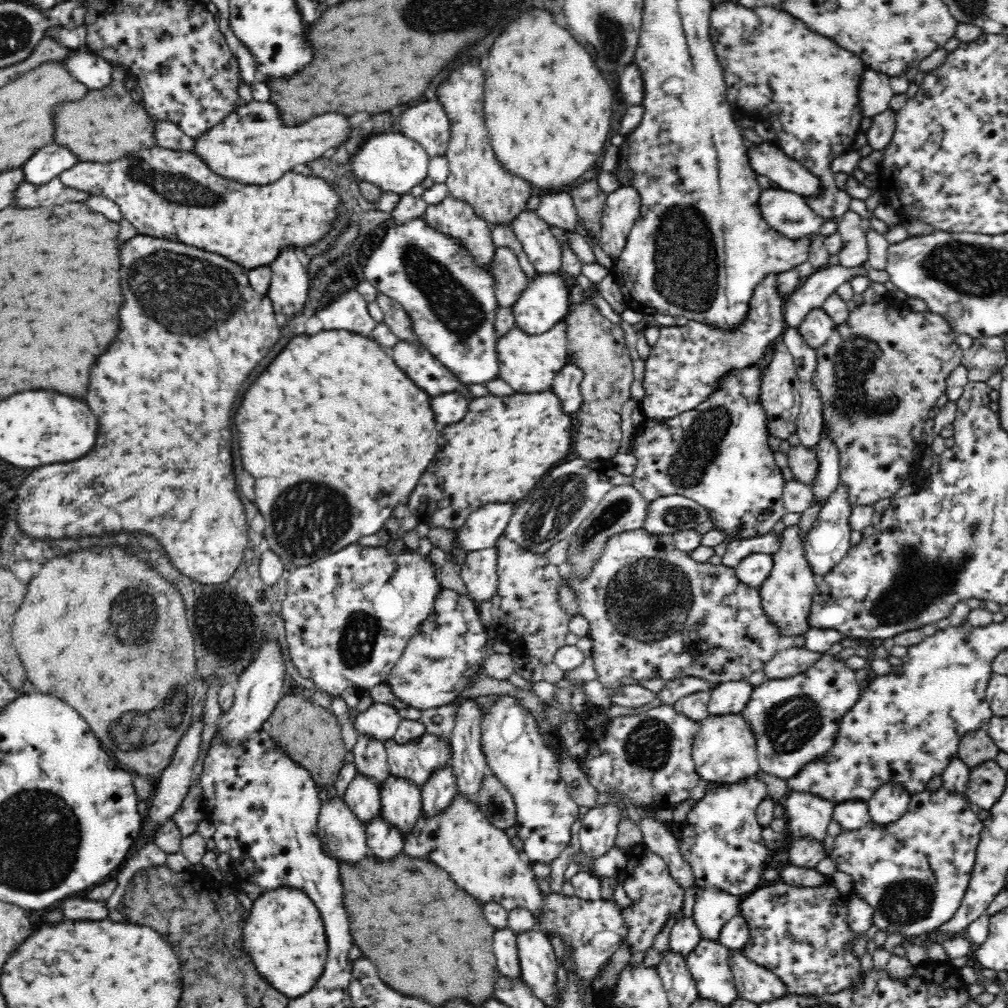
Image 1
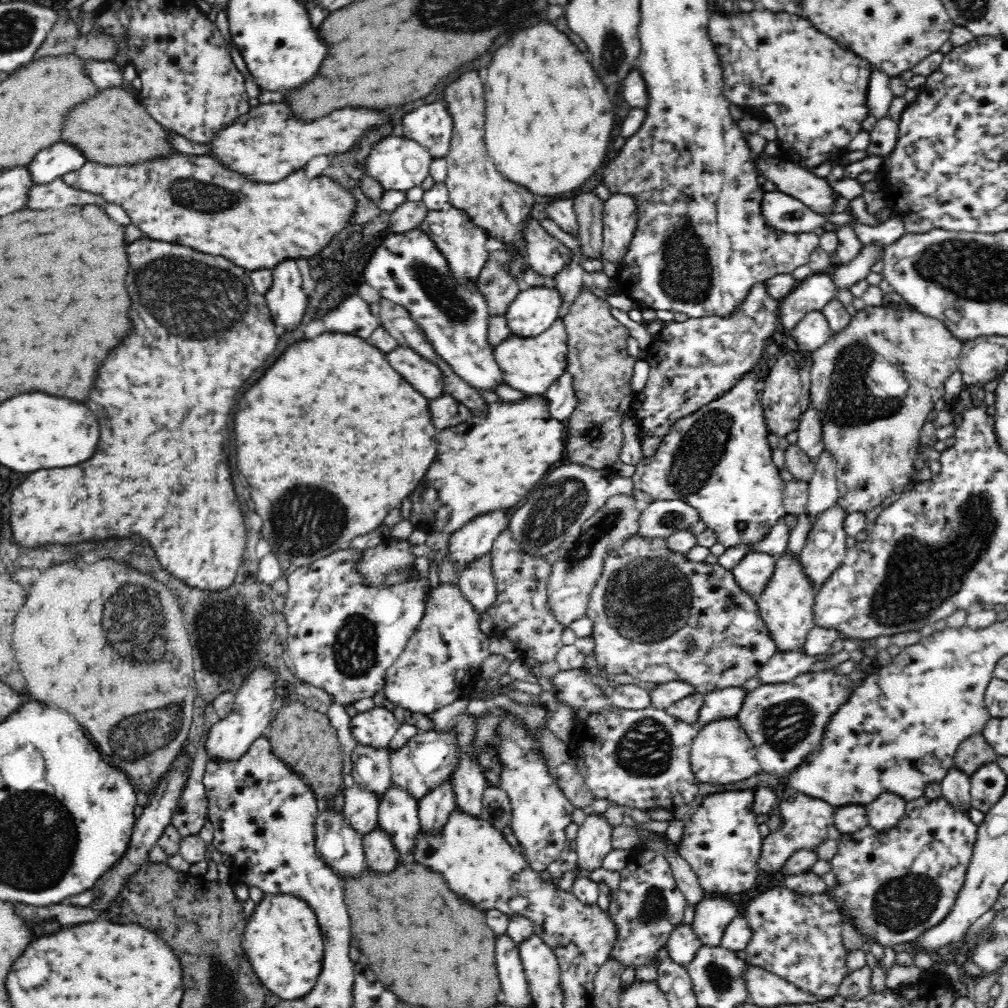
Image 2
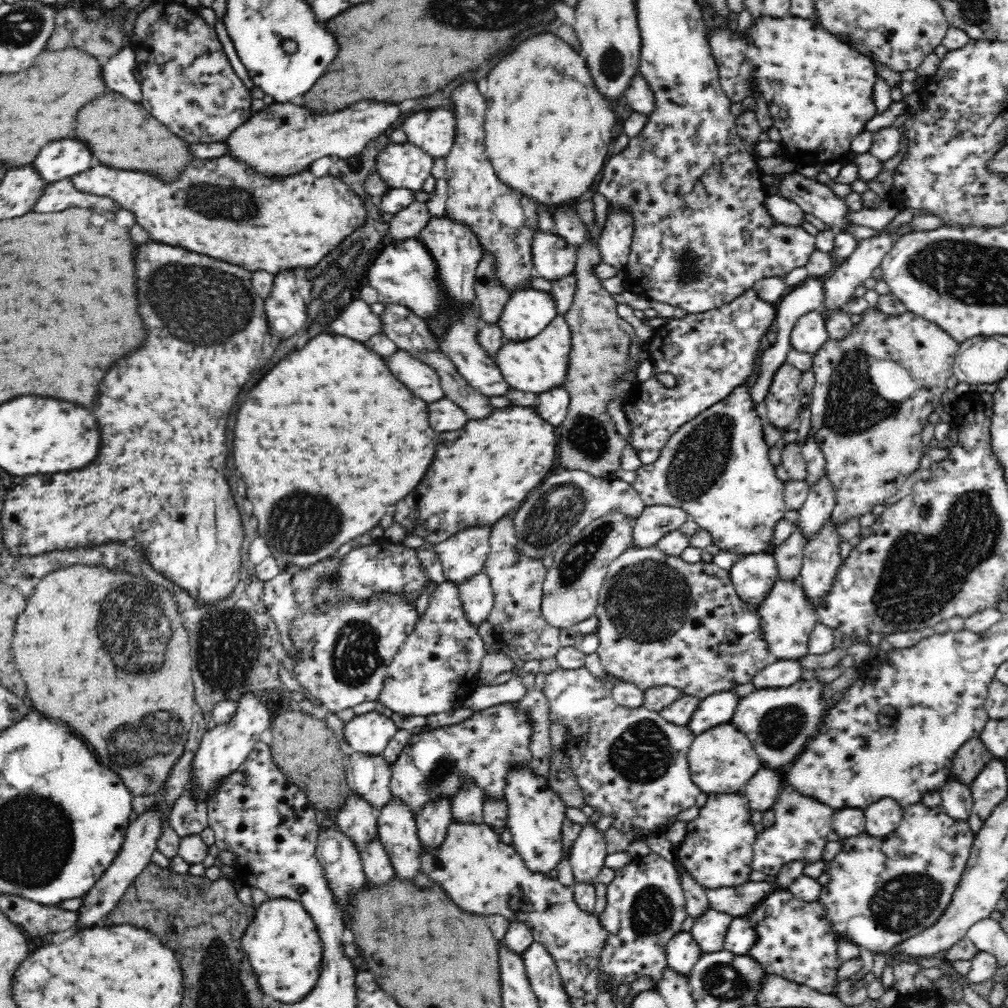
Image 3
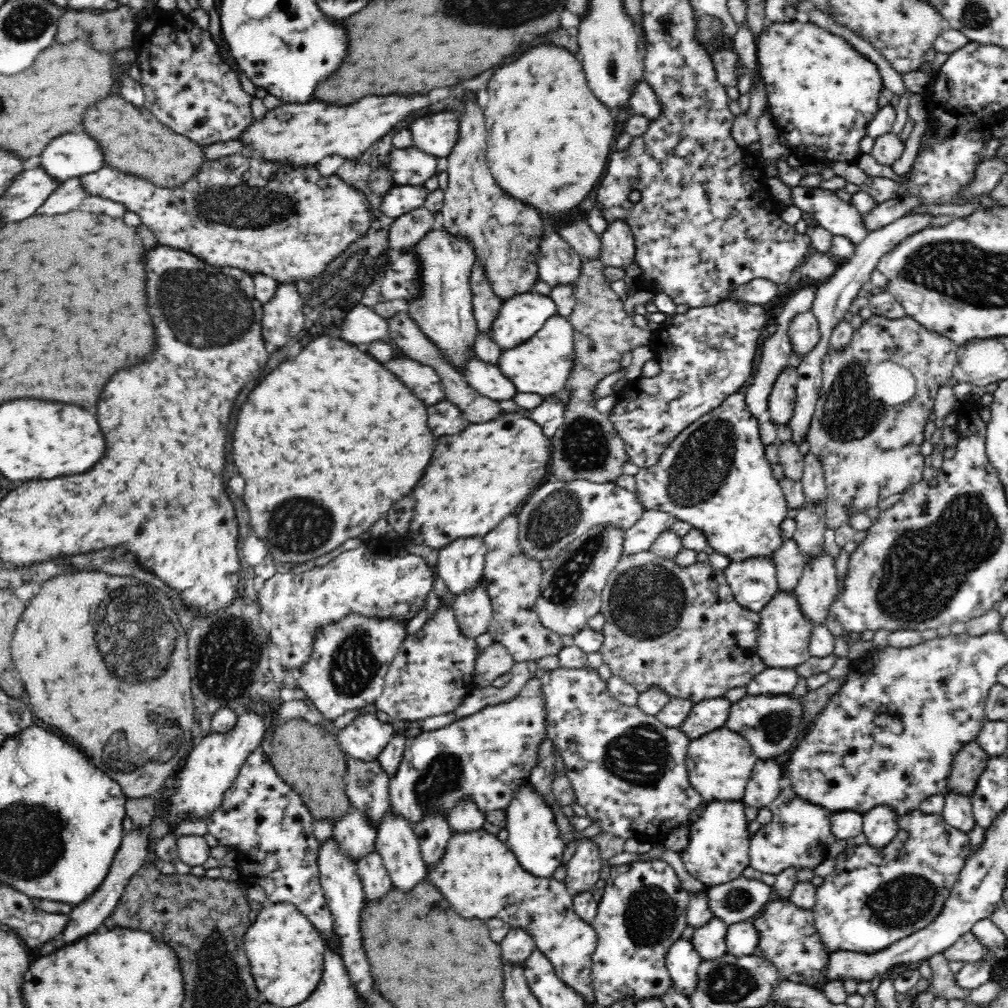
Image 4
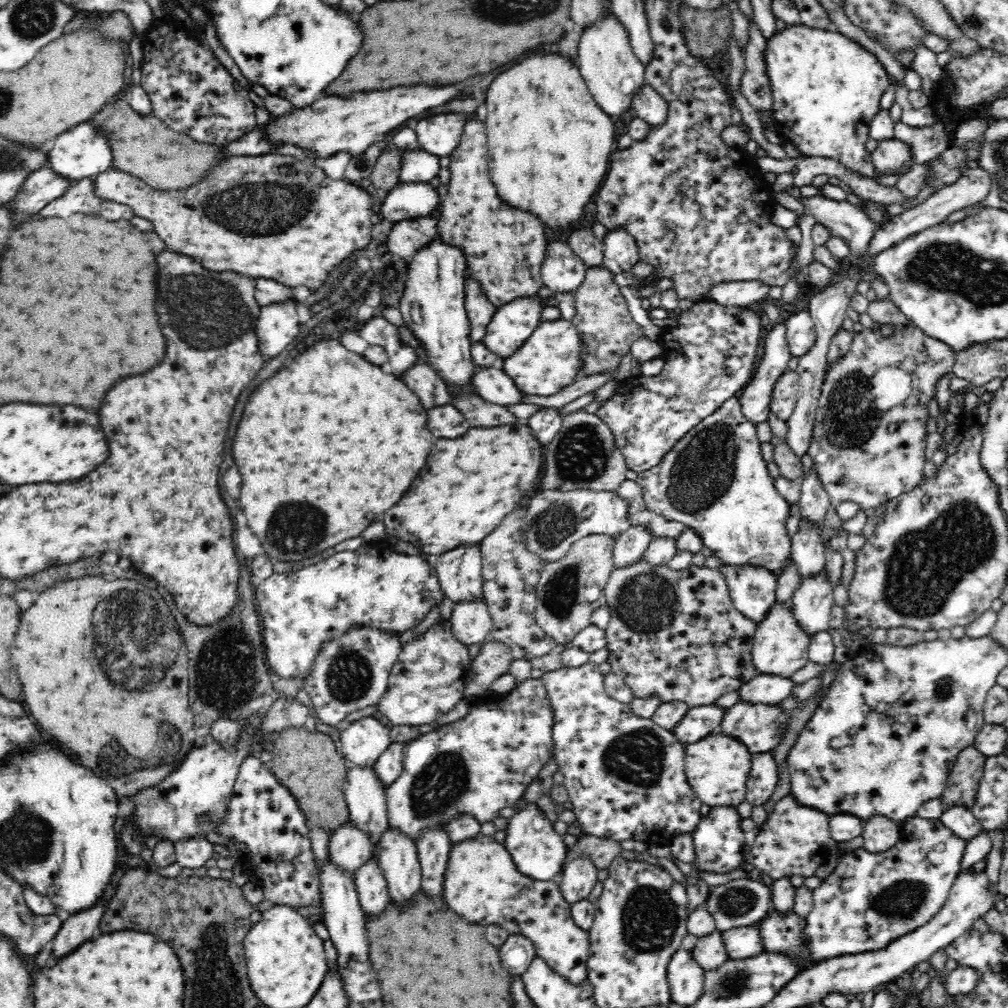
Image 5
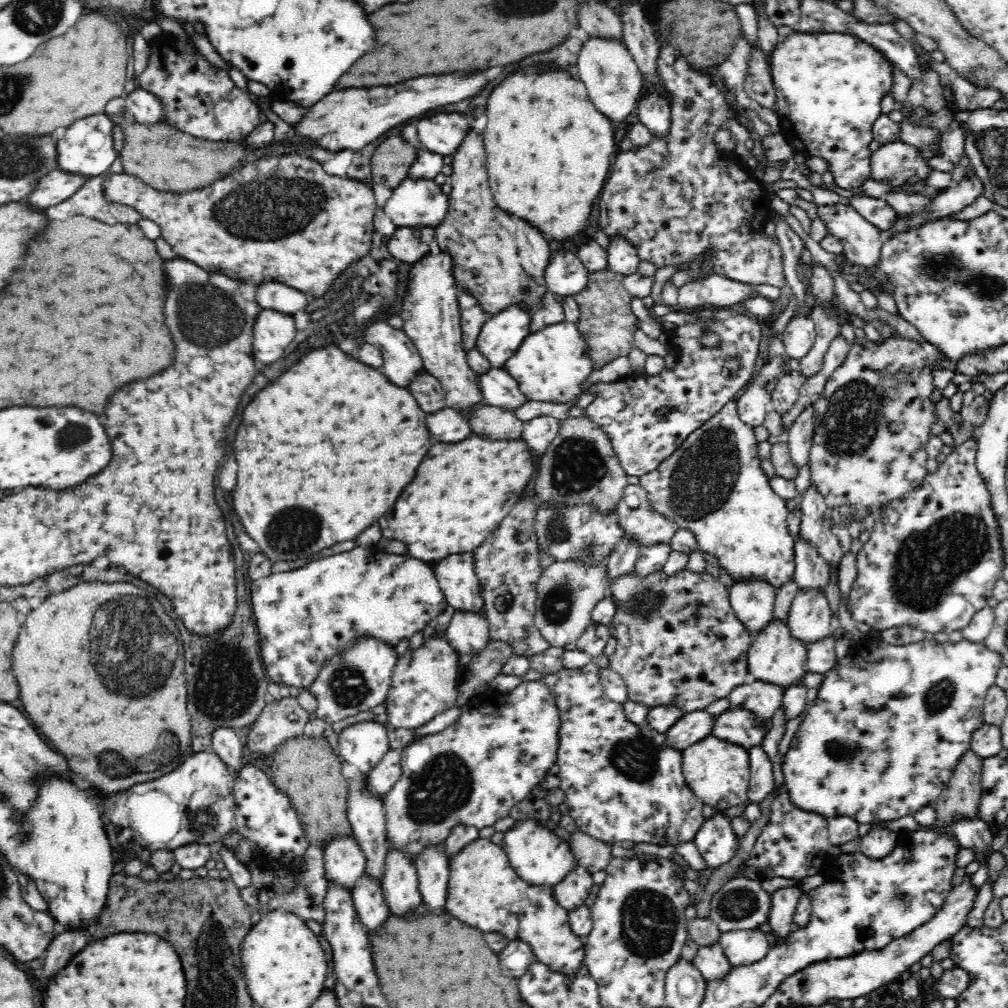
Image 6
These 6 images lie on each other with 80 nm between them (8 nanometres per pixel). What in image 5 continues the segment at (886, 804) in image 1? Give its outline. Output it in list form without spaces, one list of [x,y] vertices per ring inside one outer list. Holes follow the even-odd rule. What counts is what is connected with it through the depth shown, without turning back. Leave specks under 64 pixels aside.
[[[874,815],[863,825],[862,847],[872,854],[886,852],[898,842],[901,829],[897,821]]]

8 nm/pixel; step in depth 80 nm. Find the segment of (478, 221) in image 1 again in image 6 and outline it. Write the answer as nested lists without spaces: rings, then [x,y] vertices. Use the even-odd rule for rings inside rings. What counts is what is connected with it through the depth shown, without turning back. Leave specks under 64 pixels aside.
[[[446,252],[437,256],[430,254],[421,261],[411,265],[407,293],[403,299],[402,313],[403,331],[415,344],[423,360],[423,368],[440,381],[444,389],[446,407],[452,408],[462,417],[469,420],[469,414],[478,406],[484,406],[483,396],[479,387],[479,376],[470,369],[466,362],[466,351],[462,349],[462,331],[460,331],[460,310],[456,298],[456,279],[452,275],[452,257]]]

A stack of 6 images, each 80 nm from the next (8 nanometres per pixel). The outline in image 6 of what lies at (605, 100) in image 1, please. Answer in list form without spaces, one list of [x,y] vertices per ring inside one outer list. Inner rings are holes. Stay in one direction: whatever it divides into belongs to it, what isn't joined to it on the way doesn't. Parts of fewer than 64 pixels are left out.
[[[550,68],[546,72],[516,72],[510,74],[488,98],[488,126],[484,132],[488,183],[497,206],[507,214],[528,220],[530,226],[553,241],[582,241],[596,198],[606,185],[610,160],[614,150],[612,122],[600,114],[590,98],[585,84],[574,80],[568,72]]]

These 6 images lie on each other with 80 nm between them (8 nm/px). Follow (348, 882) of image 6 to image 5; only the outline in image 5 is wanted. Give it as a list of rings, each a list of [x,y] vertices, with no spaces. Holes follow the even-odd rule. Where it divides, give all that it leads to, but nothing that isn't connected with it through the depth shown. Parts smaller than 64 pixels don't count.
[[[349,821],[339,826],[329,840],[328,857],[342,873],[355,876],[357,870],[372,859],[372,843]]]

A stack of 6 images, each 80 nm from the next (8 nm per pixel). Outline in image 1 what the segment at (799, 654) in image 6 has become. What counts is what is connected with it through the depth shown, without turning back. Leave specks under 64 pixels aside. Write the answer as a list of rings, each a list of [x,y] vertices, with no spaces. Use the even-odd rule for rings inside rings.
[[[798,525],[787,526],[781,532],[781,546],[773,554],[773,567],[771,573],[759,589],[762,610],[769,621],[774,623],[782,637],[794,639],[811,627],[809,616],[813,594],[817,590],[817,578],[812,573],[806,557],[804,557],[804,545],[798,537]]]

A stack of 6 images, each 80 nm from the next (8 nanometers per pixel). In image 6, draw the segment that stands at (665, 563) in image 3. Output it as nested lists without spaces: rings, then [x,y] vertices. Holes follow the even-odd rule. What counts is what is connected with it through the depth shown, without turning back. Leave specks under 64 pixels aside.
[[[684,569],[670,576],[664,573],[664,580],[660,576],[638,577],[632,572],[618,577],[610,584],[608,594],[617,600],[619,606],[610,623],[615,624],[613,634],[618,643],[614,654],[609,656],[609,668],[624,680],[628,701],[650,708],[676,706],[683,714],[688,714],[725,698],[742,684],[755,681],[745,667],[748,650],[755,638],[736,617],[729,601],[729,589],[706,571],[696,574]]]

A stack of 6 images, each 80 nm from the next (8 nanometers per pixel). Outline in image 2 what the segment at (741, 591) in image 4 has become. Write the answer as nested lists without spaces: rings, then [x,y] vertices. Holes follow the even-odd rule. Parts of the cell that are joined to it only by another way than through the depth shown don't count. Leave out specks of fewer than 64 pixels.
[[[749,552],[731,570],[734,580],[746,595],[758,598],[772,578],[777,556],[765,552]]]

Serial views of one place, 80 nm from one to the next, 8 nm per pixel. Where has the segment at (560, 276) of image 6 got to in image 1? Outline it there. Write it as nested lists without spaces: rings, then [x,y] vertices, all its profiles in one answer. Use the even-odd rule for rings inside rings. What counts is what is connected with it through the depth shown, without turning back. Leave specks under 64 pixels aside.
[[[522,212],[511,222],[511,230],[533,264],[537,273],[559,273],[562,264],[562,244],[552,235],[549,224],[535,212]]]

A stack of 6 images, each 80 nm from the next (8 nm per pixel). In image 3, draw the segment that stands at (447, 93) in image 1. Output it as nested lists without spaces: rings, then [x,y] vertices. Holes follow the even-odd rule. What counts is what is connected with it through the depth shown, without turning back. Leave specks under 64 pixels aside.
[[[474,82],[462,84],[460,88],[454,90],[452,100],[454,100],[452,111],[456,117],[457,127],[454,144],[445,156],[448,184],[445,217],[460,225],[468,225],[474,231],[483,252],[488,251],[494,257],[494,264],[492,264],[494,265],[494,273],[498,277],[498,283],[504,289],[513,293],[520,289],[531,288],[531,279],[536,276],[532,246],[534,236],[540,231],[538,224],[539,205],[534,200],[524,196],[524,194],[519,194],[503,184],[492,168],[492,163],[489,162],[484,146],[484,110],[486,110],[486,102],[480,96],[476,84]]]

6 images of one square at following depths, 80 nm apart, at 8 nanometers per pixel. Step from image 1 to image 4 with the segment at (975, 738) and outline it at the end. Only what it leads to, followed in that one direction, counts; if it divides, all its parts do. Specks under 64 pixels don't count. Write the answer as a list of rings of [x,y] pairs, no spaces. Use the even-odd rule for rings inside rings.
[[[976,741],[965,744],[955,754],[946,794],[971,798],[990,757]]]

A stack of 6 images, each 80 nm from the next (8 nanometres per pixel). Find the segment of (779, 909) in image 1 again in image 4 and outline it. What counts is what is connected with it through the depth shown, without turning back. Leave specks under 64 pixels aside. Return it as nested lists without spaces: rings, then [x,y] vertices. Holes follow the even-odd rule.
[[[770,901],[763,911],[751,920],[759,933],[759,944],[755,954],[769,960],[789,981],[818,984],[822,980],[826,962],[831,955],[824,951],[820,936],[814,929],[814,915],[811,909],[800,909],[792,901]]]

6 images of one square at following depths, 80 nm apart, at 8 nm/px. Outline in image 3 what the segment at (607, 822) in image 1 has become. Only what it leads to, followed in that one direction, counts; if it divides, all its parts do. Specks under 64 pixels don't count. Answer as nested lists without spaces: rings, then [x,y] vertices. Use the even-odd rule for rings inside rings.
[[[584,825],[568,856],[574,873],[573,884],[594,884],[596,876],[605,865],[606,855],[604,833],[597,830],[595,825]]]

